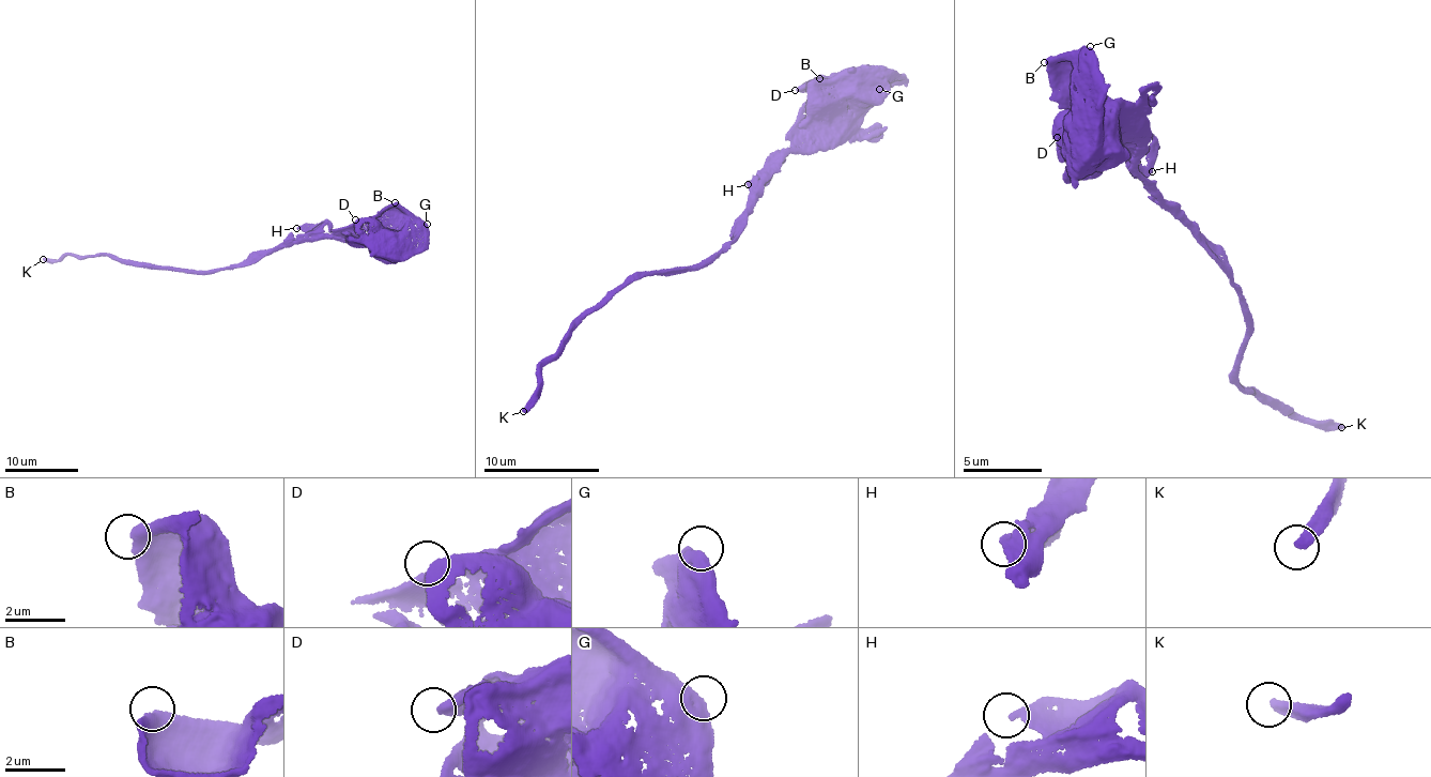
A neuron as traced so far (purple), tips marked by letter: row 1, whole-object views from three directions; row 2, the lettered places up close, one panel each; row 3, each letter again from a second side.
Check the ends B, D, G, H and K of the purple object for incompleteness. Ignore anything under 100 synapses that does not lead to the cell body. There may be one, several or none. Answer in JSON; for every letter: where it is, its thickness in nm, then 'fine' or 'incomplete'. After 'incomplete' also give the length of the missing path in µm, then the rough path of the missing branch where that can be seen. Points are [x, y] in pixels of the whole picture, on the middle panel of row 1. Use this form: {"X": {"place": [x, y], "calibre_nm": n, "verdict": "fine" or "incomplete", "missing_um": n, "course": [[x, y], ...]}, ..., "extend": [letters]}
{"B": {"place": [819, 78], "calibre_nm": 550, "verdict": "fine"}, "D": {"place": [795, 90], "calibre_nm": 400, "verdict": "fine"}, "G": {"place": [879, 89], "calibre_nm": 600, "verdict": "fine"}, "H": {"place": [748, 184], "calibre_nm": 280, "verdict": "fine"}, "K": {"place": [523, 411], "calibre_nm": 360, "verdict": "incomplete", "missing_um": 60}, "extend": ["K"]}

